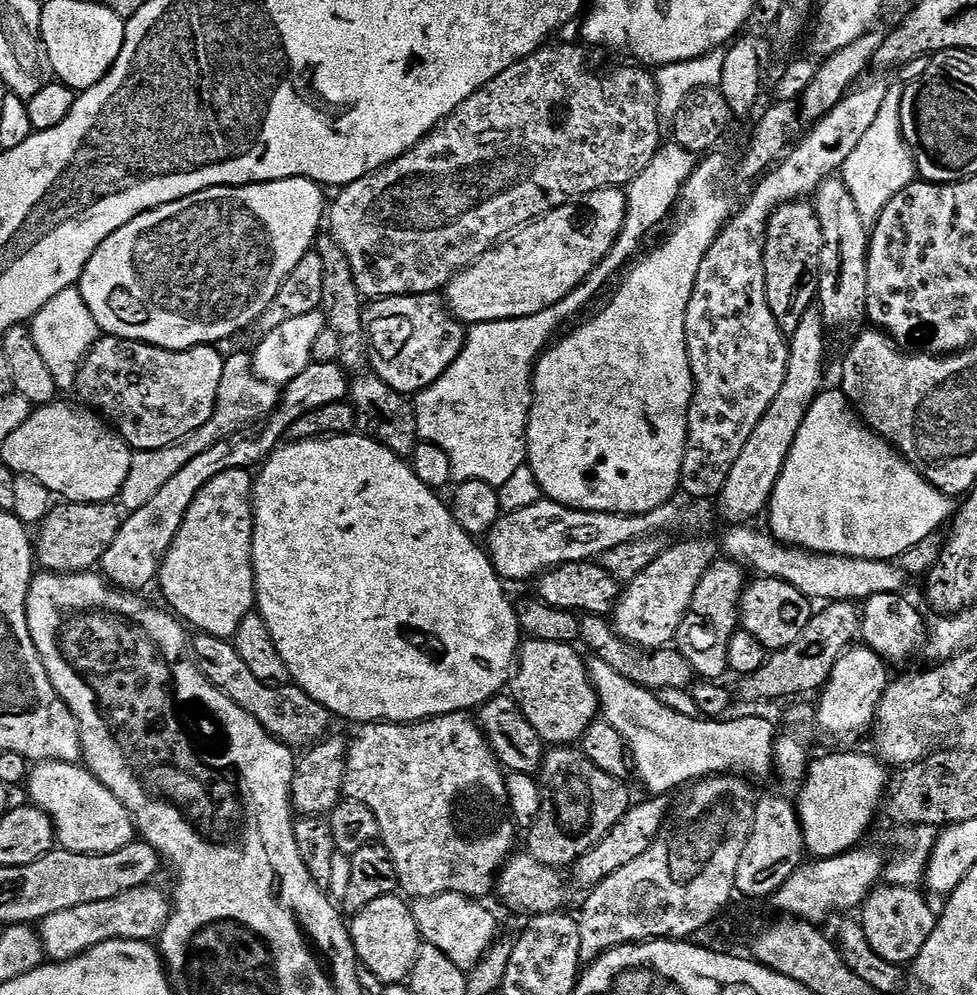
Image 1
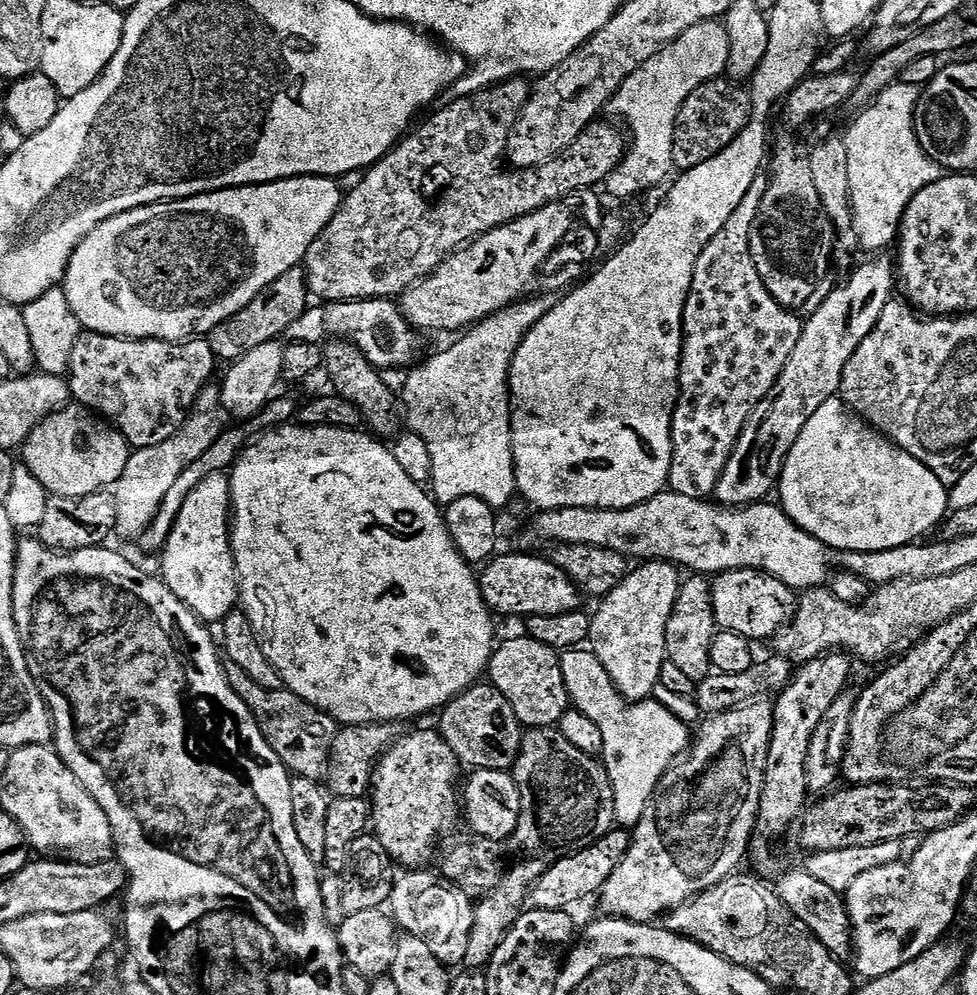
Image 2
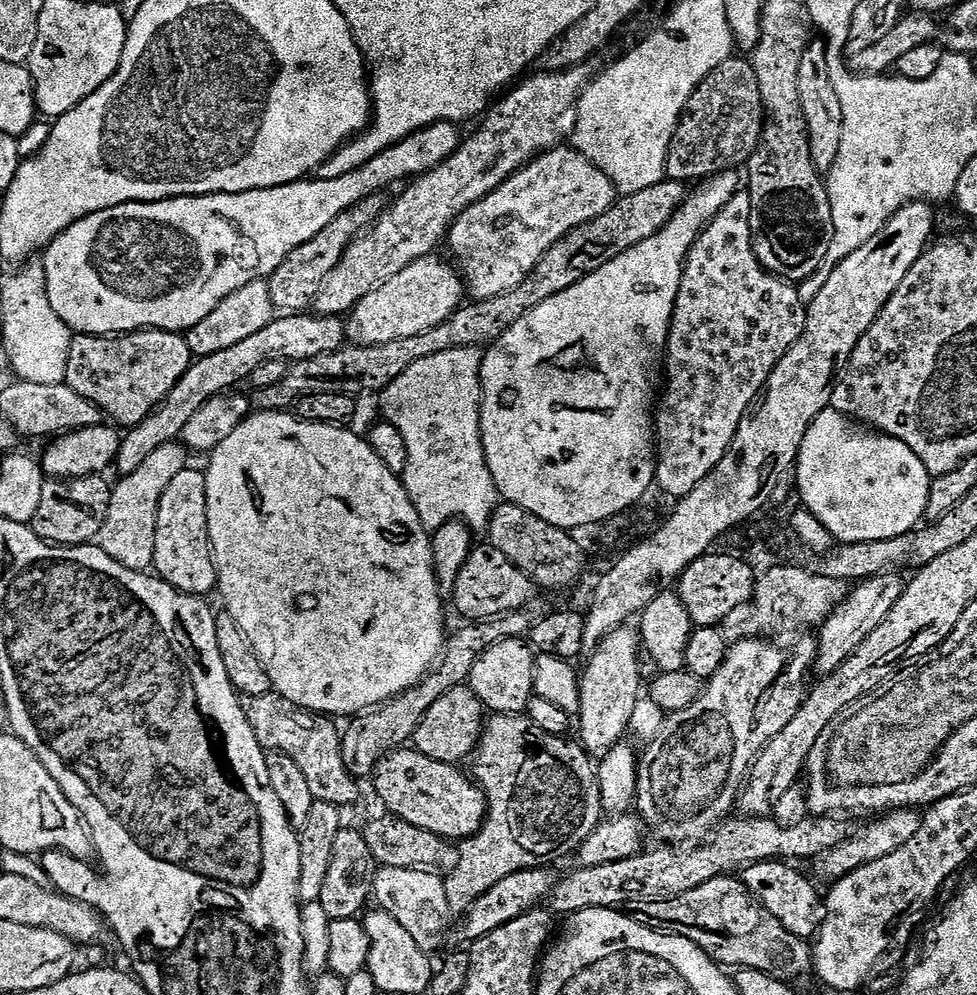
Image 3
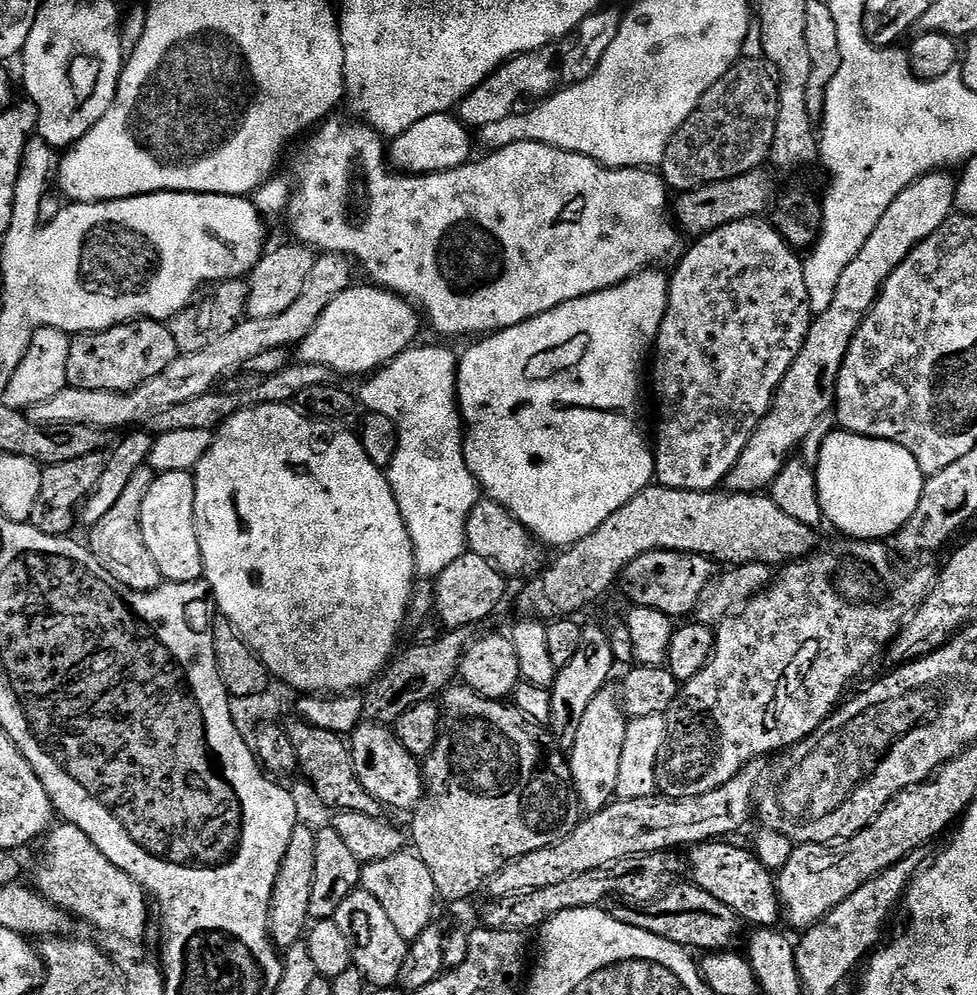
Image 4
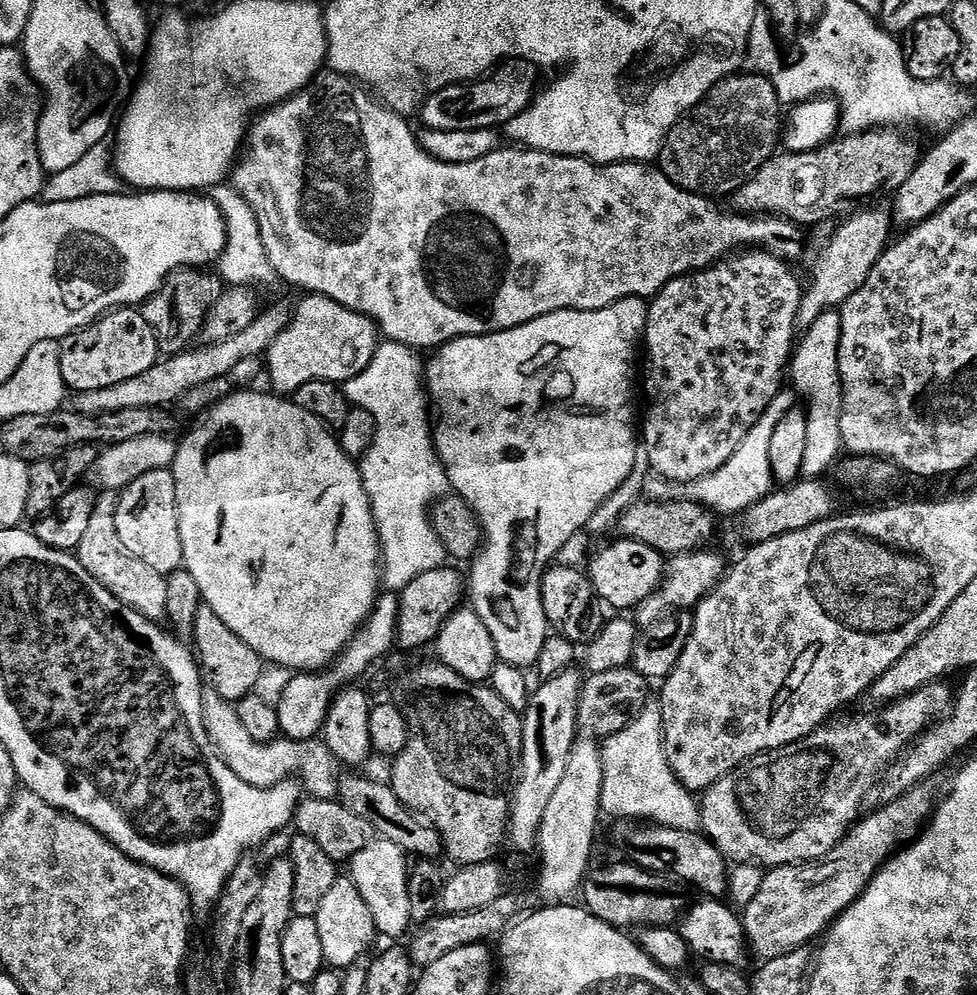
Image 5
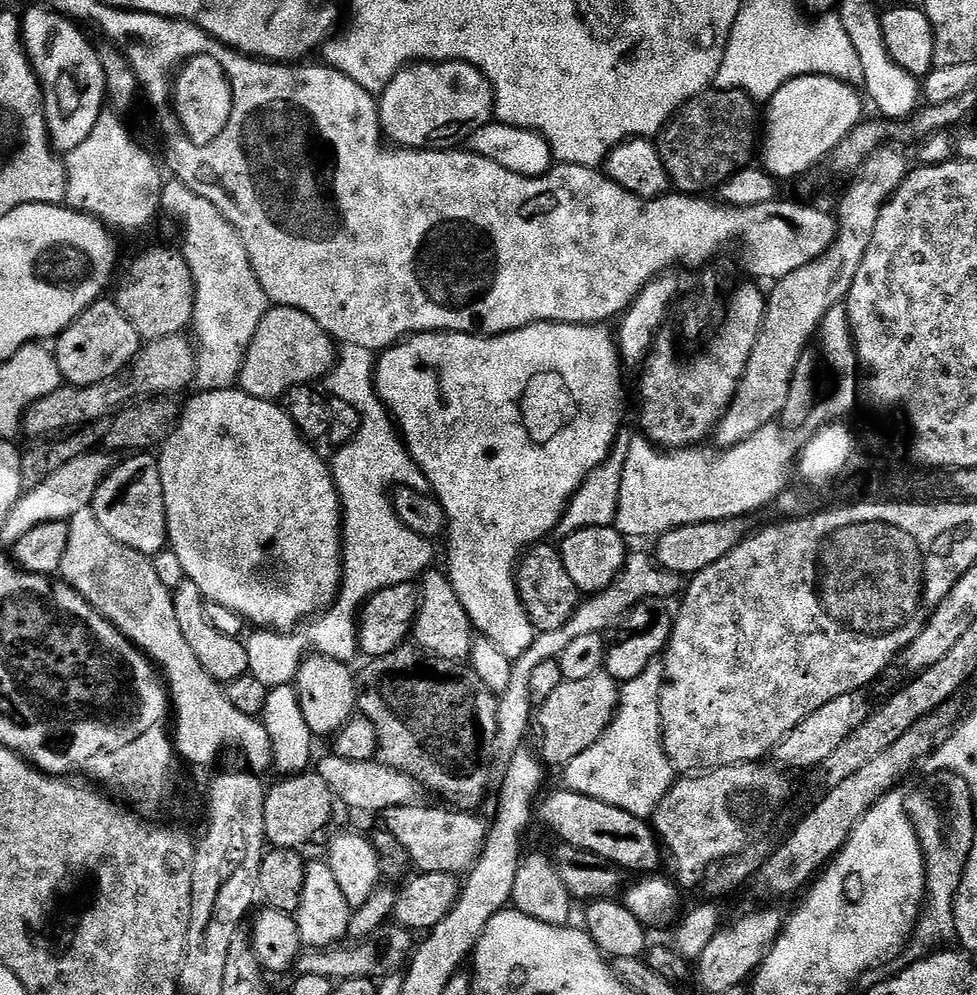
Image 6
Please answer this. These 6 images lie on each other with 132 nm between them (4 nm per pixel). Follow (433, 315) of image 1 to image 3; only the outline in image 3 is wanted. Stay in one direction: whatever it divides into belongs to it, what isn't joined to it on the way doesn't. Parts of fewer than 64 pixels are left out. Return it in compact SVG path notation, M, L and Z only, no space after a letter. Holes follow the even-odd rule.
M280 314L270 322L270 326L258 330L258 334L250 334L250 338L243 342L229 346L226 350L217 350L215 354L195 357L186 374L182 374L178 386L170 390L164 401L146 419L138 422L138 426L123 433L114 463L115 470L120 471L121 477L134 474L134 470L138 470L138 466L142 466L142 462L146 462L146 458L150 458L150 454L158 450L158 446L179 441L183 437L186 422L190 422L190 418L194 418L194 414L198 414L198 410L202 410L202 406L210 402L210 398L231 393L235 389L232 387L242 382L244 384L258 366L275 360L295 362L314 358L322 353L336 352L345 345L347 338L348 328L341 317Z

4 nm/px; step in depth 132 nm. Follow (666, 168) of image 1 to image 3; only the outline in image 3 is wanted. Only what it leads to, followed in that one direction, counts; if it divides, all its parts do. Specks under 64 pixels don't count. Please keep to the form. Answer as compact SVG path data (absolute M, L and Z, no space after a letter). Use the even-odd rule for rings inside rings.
M478 348L446 350L442 354L433 354L430 358L422 358L422 362L414 362L414 366L410 366L410 370L406 370L406 374L401 374L399 378L394 378L394 382L390 382L390 386L386 386L378 396L380 408L384 411L383 419L389 424L398 426L398 430L402 430L402 438L406 438L408 462L402 477L404 489L410 498L410 502L414 502L414 508L418 510L418 516L422 518L425 528L429 530L439 530L445 528L447 524L463 522L472 529L473 533L487 533L488 521L492 519L497 504L501 503L502 500L500 491L496 489L496 482L488 469L488 462L484 453L483 434L481 432L481 404L484 398L484 391L480 385L480 367L483 362L484 352Z

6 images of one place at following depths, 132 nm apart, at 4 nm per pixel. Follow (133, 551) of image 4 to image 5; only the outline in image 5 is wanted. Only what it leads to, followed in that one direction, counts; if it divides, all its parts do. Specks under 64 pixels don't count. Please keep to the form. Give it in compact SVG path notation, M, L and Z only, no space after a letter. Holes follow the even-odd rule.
M104 494L97 499L90 524L86 526L86 534L82 534L78 549L79 562L98 583L106 586L106 590L110 590L110 594L117 596L123 604L130 606L148 620L163 621L168 610L168 580L158 570L150 570L146 562L138 562L138 558L124 551L118 538L118 530L114 526L116 501L117 497L112 494Z

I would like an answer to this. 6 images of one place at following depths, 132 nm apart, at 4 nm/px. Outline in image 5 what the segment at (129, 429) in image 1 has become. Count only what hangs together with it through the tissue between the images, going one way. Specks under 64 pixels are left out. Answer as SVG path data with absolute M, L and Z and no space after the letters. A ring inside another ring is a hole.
M132 306L113 308L93 324L71 332L59 343L62 378L66 388L73 393L106 390L106 386L130 382L130 378L146 374L146 370L150 370L150 366L154 366L162 356L162 345L150 322L146 322L143 311Z

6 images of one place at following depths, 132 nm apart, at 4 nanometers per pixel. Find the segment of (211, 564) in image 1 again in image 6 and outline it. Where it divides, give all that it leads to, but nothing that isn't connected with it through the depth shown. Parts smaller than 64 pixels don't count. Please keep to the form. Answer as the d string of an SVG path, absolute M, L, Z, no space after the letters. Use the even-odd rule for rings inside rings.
M132 454L124 458L129 460L121 464L119 461L96 488L90 507L98 522L102 522L102 530L106 530L114 542L122 542L122 546L130 546L130 550L138 550L151 558L165 551L169 542L160 461L155 455L148 455L152 454Z

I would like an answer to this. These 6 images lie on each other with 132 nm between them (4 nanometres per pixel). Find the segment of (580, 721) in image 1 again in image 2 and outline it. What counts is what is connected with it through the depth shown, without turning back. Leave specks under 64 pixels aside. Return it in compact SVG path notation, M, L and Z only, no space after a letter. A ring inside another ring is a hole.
M521 634L517 640L508 640L492 653L487 675L490 682L514 706L525 729L550 728L559 725L562 714L570 707L568 691L562 678L561 653L555 648Z

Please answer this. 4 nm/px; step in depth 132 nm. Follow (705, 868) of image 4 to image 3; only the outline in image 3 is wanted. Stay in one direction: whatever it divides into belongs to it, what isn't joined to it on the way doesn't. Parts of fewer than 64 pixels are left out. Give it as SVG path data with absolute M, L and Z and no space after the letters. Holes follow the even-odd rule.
M763 860L760 864L752 864L743 869L742 879L748 887L748 893L759 900L763 908L770 910L770 914L774 914L774 918L778 918L778 922L782 922L782 926L790 930L790 934L811 941L824 923L826 904L822 899L822 892L796 868L799 867L788 862Z

